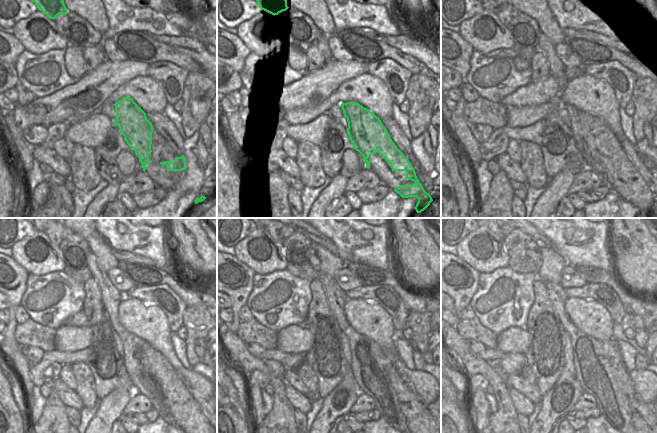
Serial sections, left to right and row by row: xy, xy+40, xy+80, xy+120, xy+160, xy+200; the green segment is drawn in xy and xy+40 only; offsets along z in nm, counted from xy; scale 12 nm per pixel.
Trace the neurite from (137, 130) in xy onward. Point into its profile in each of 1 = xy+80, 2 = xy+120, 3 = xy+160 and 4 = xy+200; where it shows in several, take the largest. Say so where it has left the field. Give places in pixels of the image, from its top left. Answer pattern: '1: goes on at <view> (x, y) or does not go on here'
1: goes on at xy+80 (600, 138)
2: goes on at xy+120 (193, 421)
3: goes on at xy+160 (419, 420)
4: goes on at xy+200 (610, 359)

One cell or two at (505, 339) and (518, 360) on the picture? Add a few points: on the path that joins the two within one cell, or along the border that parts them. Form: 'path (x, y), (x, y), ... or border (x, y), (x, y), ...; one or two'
border (496, 348), (504, 352), (521, 352), (524, 354); two

